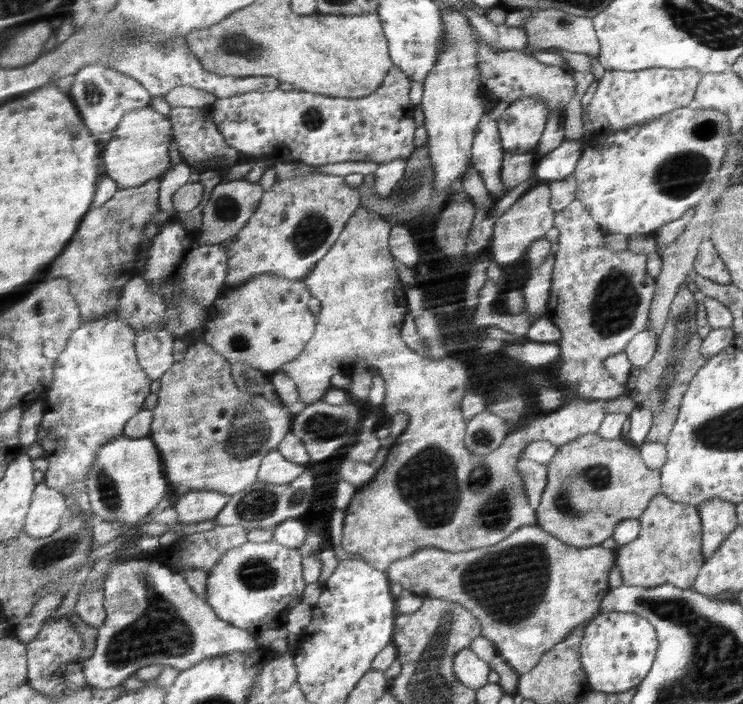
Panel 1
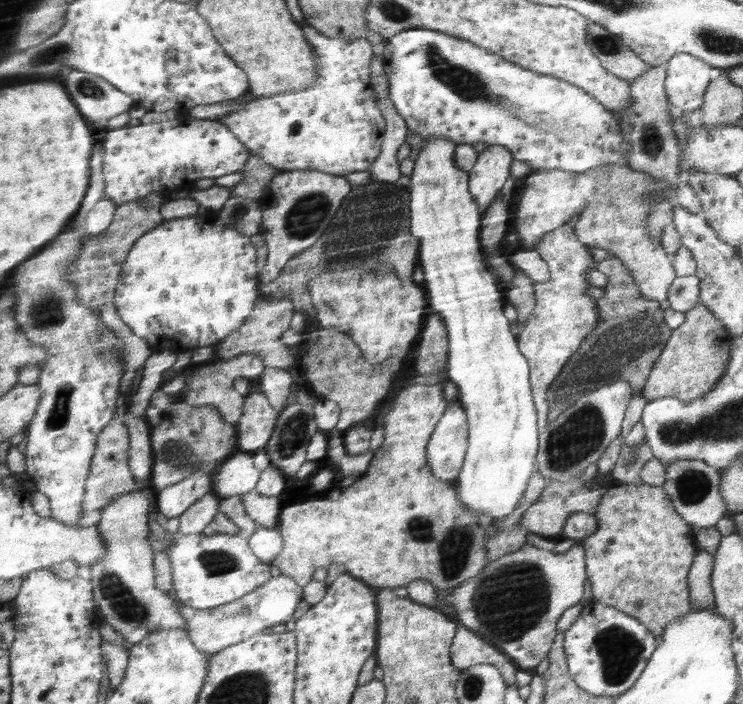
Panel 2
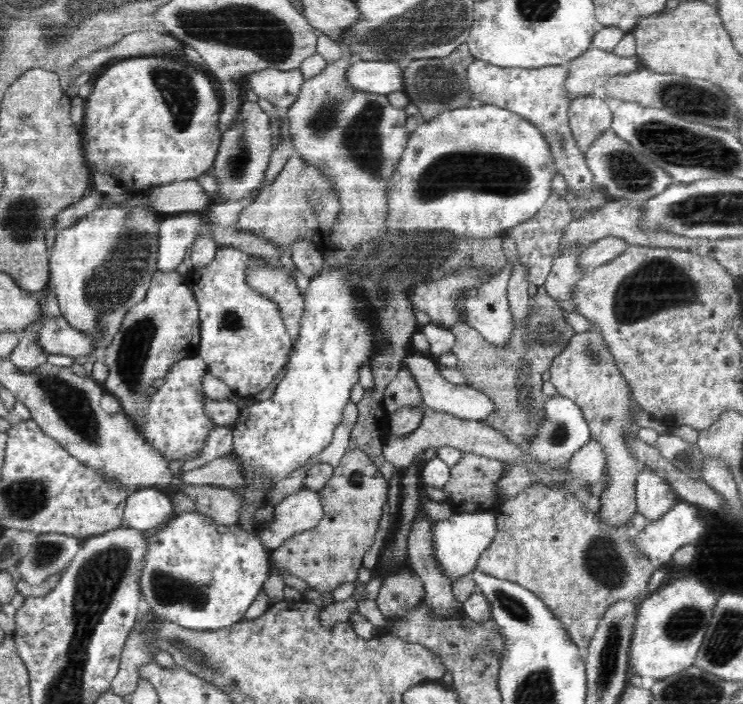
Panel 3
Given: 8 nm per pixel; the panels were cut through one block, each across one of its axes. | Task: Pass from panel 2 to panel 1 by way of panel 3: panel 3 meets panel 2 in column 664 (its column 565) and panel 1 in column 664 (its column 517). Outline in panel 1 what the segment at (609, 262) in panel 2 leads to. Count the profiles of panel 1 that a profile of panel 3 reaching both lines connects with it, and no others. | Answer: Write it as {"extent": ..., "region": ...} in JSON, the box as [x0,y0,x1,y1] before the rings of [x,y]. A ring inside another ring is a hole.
{"extent":[624,274,710,443],"region":[[[692,274],[687,276],[679,286],[676,296],[669,308],[668,318],[662,329],[657,352],[653,360],[643,367],[632,367],[626,385],[624,396],[635,400],[638,407],[646,407],[652,410],[654,422],[642,443],[665,443],[676,424],[682,396],[688,390],[688,384],[696,376],[698,368],[702,368],[710,360],[710,355],[702,355],[701,344],[703,338],[697,333],[697,308],[698,301],[694,299],[694,293],[688,289],[692,282]]]}

